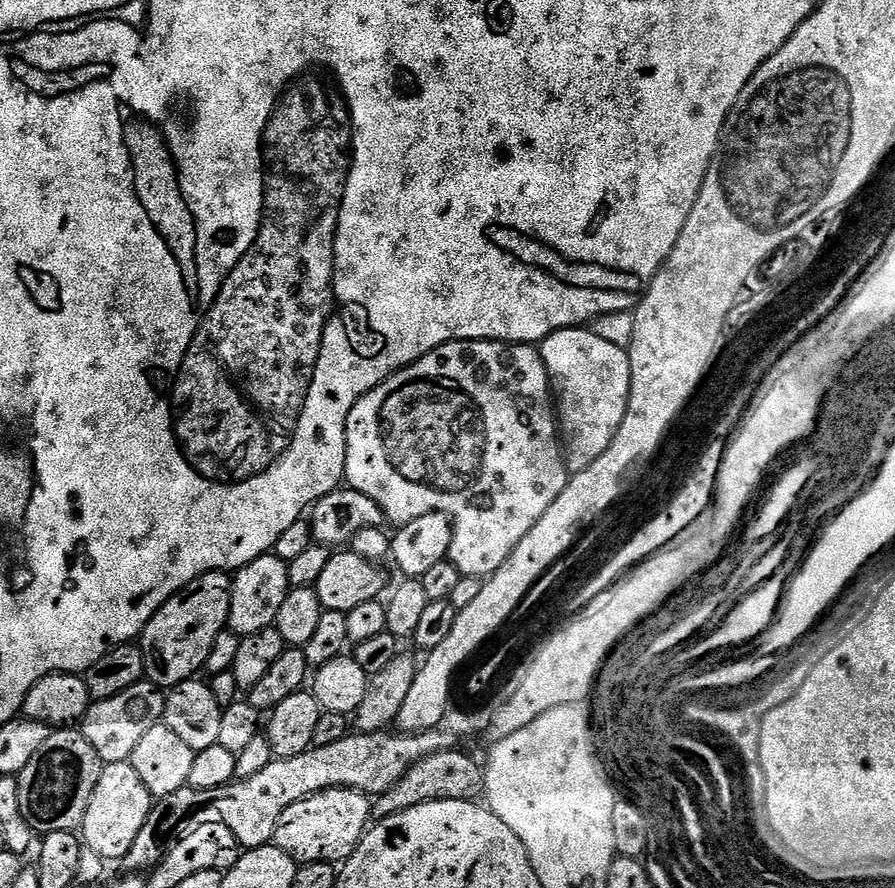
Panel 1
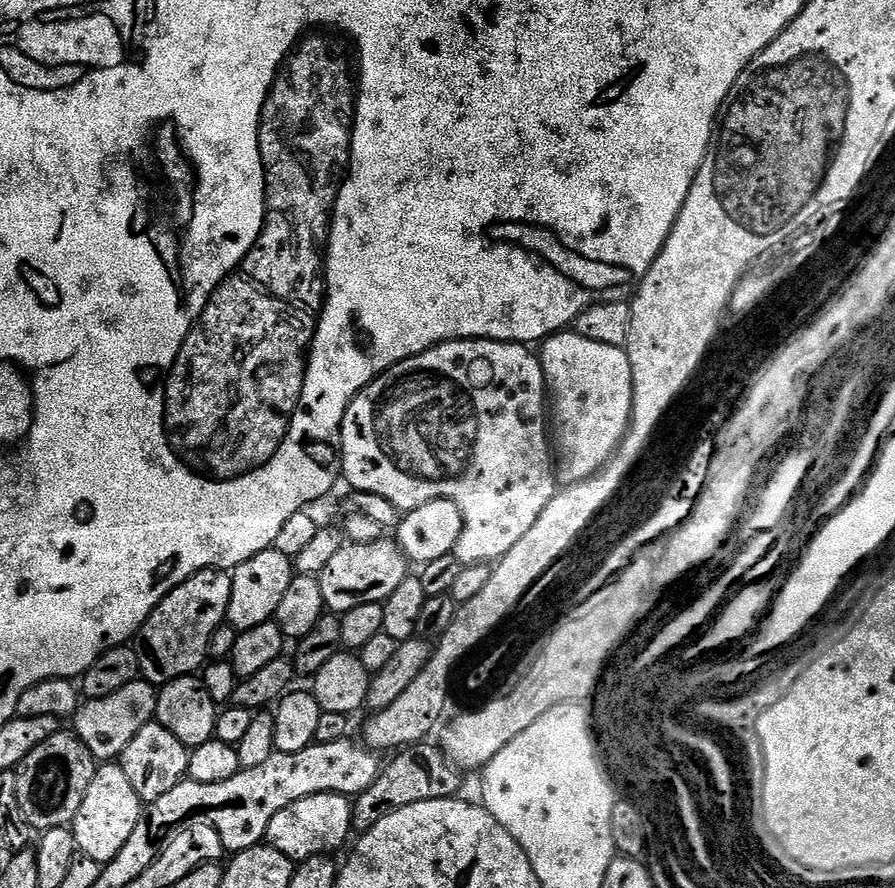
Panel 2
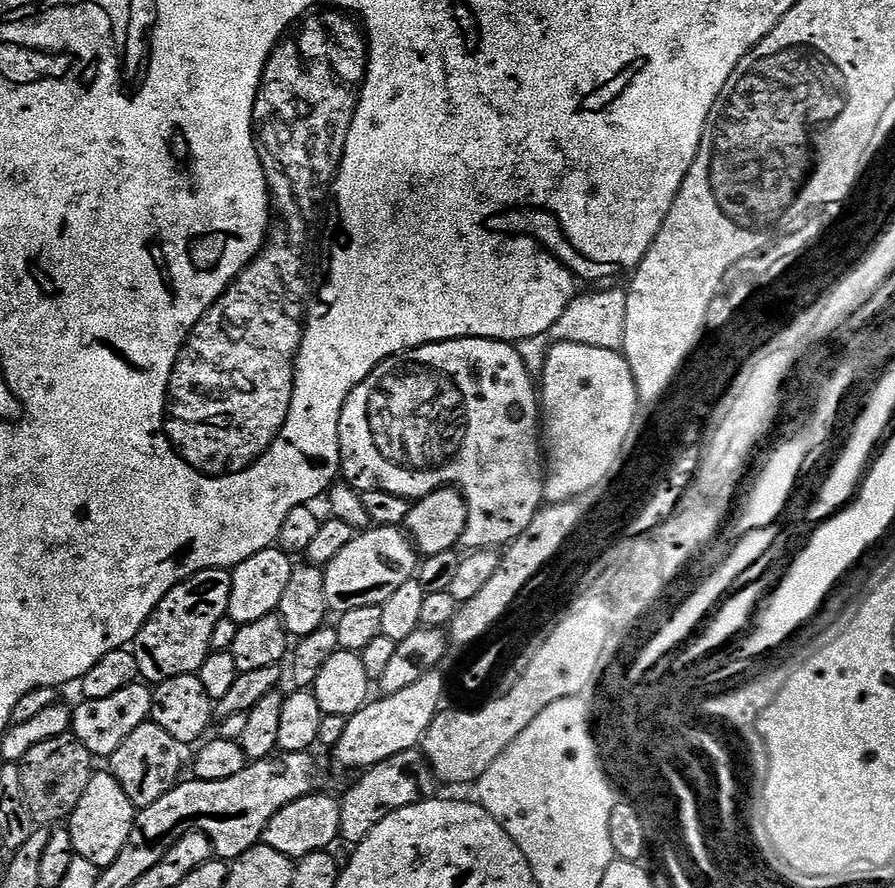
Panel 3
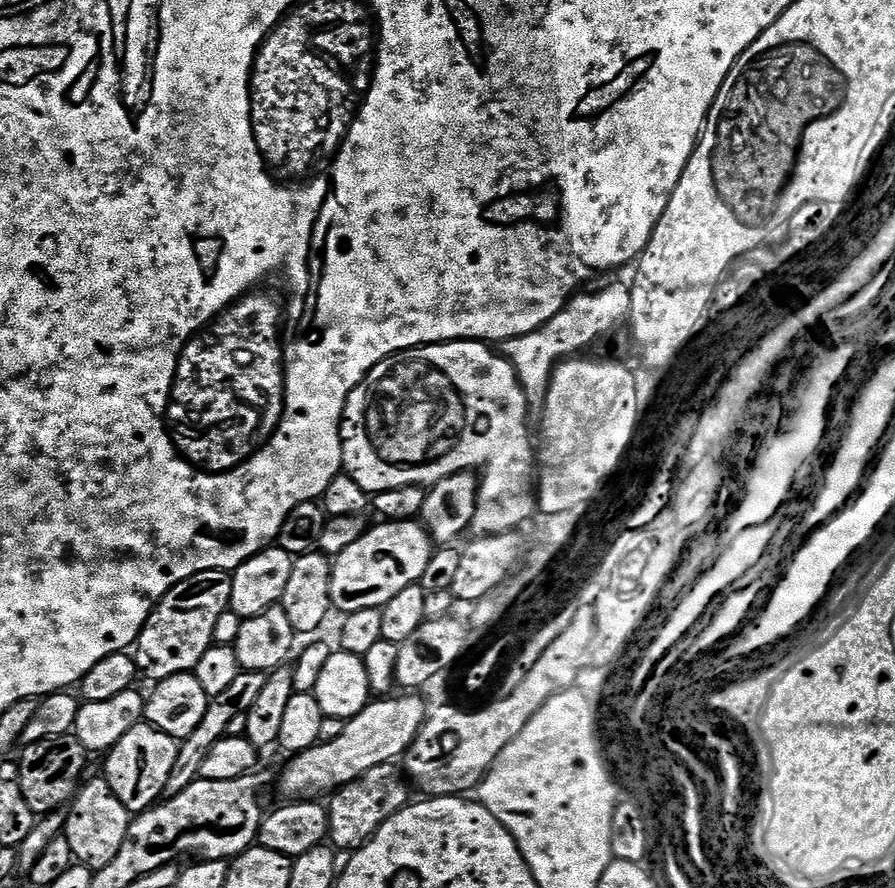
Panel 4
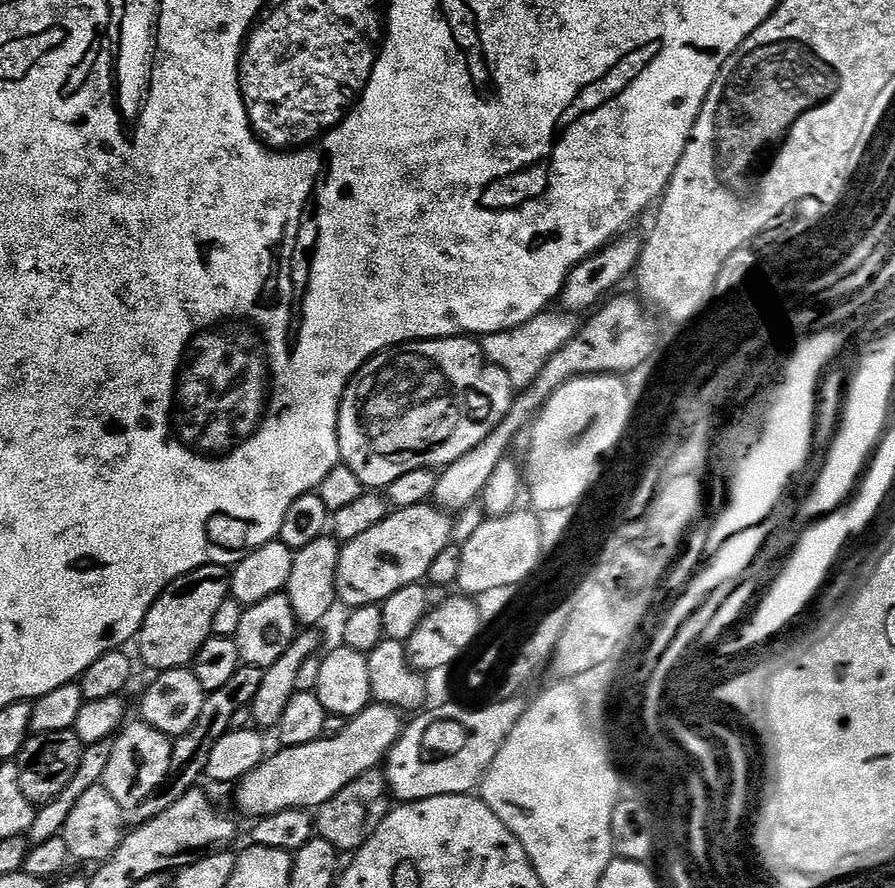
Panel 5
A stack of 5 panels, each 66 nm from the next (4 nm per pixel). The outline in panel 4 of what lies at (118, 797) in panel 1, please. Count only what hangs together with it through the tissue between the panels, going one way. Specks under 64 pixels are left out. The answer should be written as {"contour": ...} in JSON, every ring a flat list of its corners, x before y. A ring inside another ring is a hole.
{"contour":[[90,780,72,797,64,817,62,834,66,842,70,842,75,863,95,870,107,866,118,855,118,850,122,850,122,842,126,842,130,814,126,806,122,806,107,780]]}

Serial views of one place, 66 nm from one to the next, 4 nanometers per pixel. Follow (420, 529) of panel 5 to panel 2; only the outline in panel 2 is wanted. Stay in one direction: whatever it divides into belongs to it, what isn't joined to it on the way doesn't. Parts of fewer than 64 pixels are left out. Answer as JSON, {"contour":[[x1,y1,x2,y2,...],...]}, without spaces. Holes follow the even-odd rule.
{"contour":[[381,538,369,544,345,543,344,547,338,550,330,562,326,562,326,570,322,570,318,577,322,586,322,598,325,609,332,614,343,614,354,610,354,606,366,606,366,602,378,602,383,604,402,586,402,582,410,575,410,562,404,556,404,552,392,538]]}

